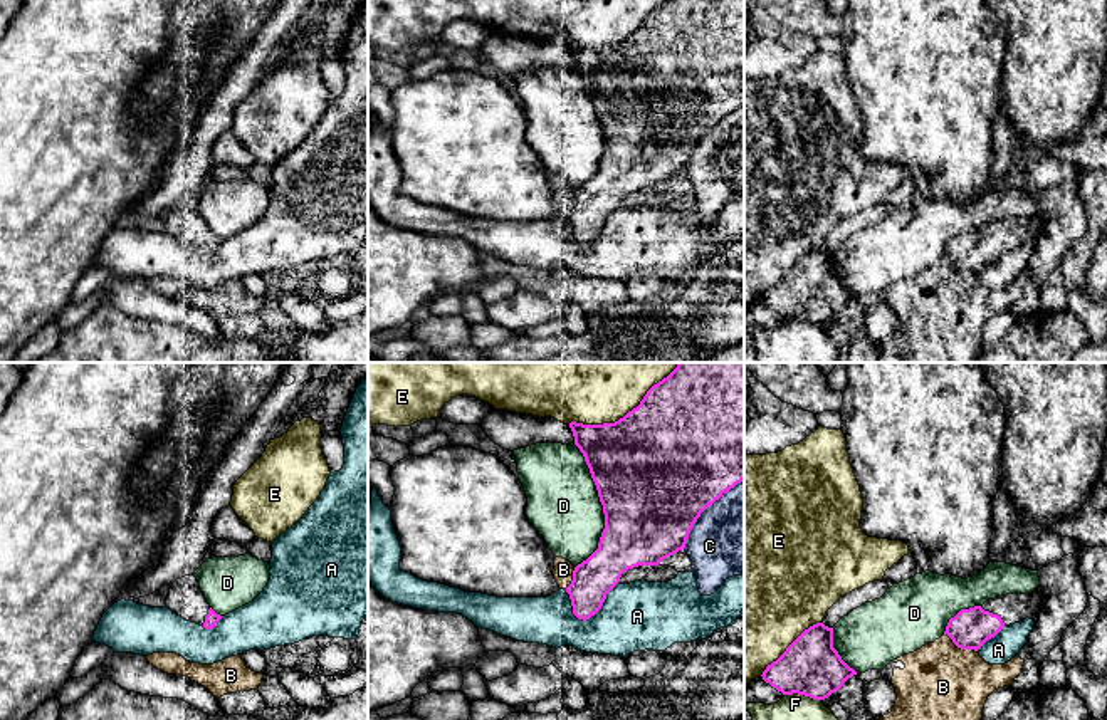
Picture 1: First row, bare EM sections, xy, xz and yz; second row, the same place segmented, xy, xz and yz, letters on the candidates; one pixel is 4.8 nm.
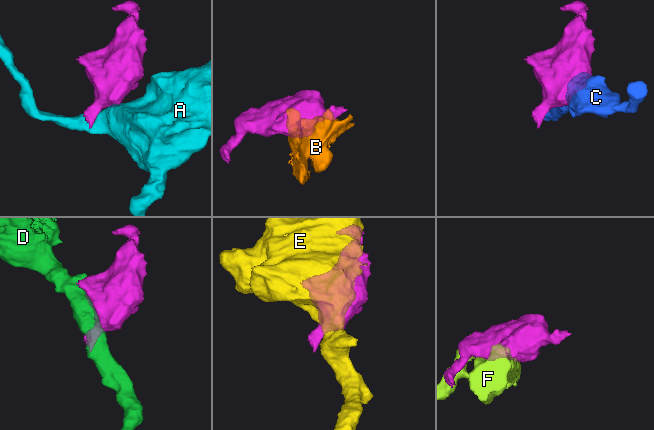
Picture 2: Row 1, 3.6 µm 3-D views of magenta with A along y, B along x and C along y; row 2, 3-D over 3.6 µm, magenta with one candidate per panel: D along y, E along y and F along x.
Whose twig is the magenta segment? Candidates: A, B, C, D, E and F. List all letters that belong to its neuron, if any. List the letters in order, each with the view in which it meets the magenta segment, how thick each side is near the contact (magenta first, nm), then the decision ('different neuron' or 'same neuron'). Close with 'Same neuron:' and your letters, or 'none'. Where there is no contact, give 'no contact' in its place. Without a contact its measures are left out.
A: contact in xz; calibres 190 and 320 nm; different neuron
B: contact in yz; calibres 190 and 360 nm; different neuron
C: contact in xz; calibres 500 and 400 nm; different neuron
D: contact in xz; calibres 500 and 340 nm; different neuron
E: contact in xz; calibres 500 and 500 nm; different neuron
F: contact in yz; calibres 280 and 130 nm; different neuron
Same neuron: none

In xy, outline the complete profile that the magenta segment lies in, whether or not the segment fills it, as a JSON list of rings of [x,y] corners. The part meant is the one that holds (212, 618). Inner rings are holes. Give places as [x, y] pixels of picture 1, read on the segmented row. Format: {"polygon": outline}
{"polygon": [[[185,576],[170,584],[166,608],[205,629],[215,628],[222,619],[207,603],[195,576]]]}

